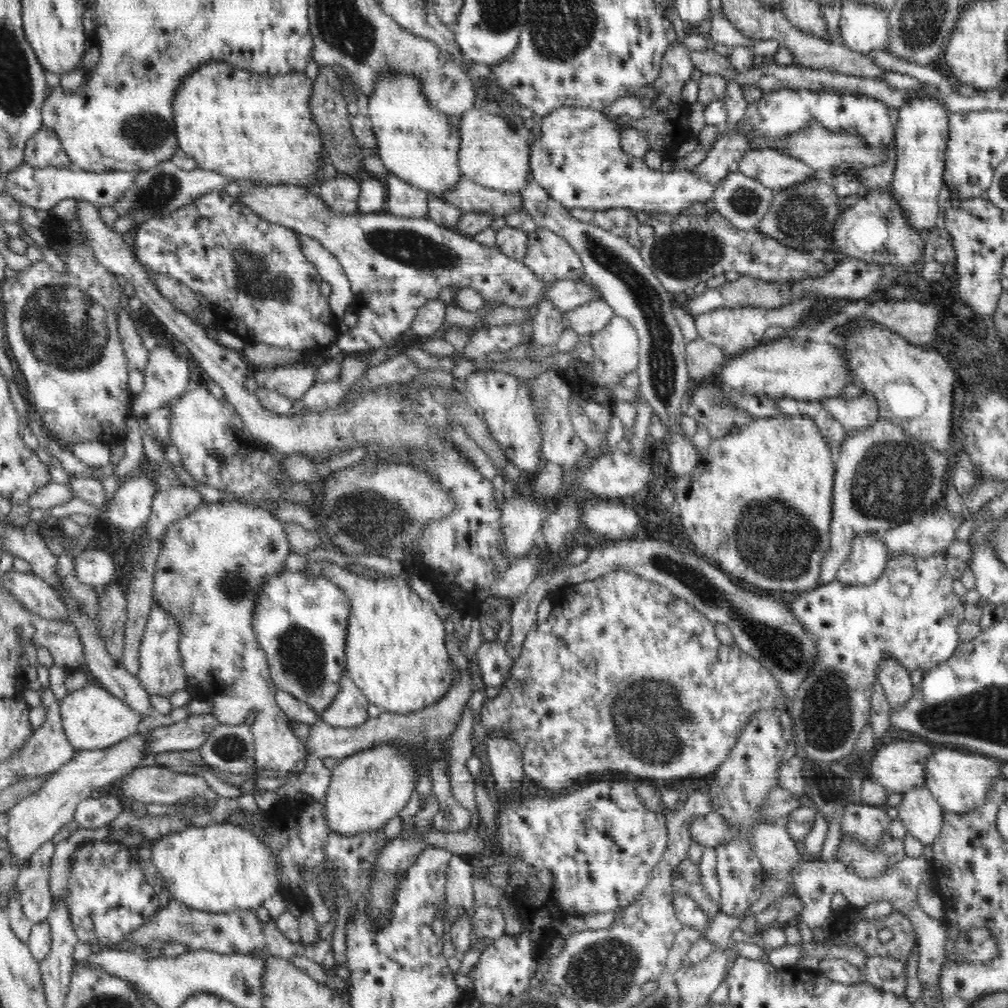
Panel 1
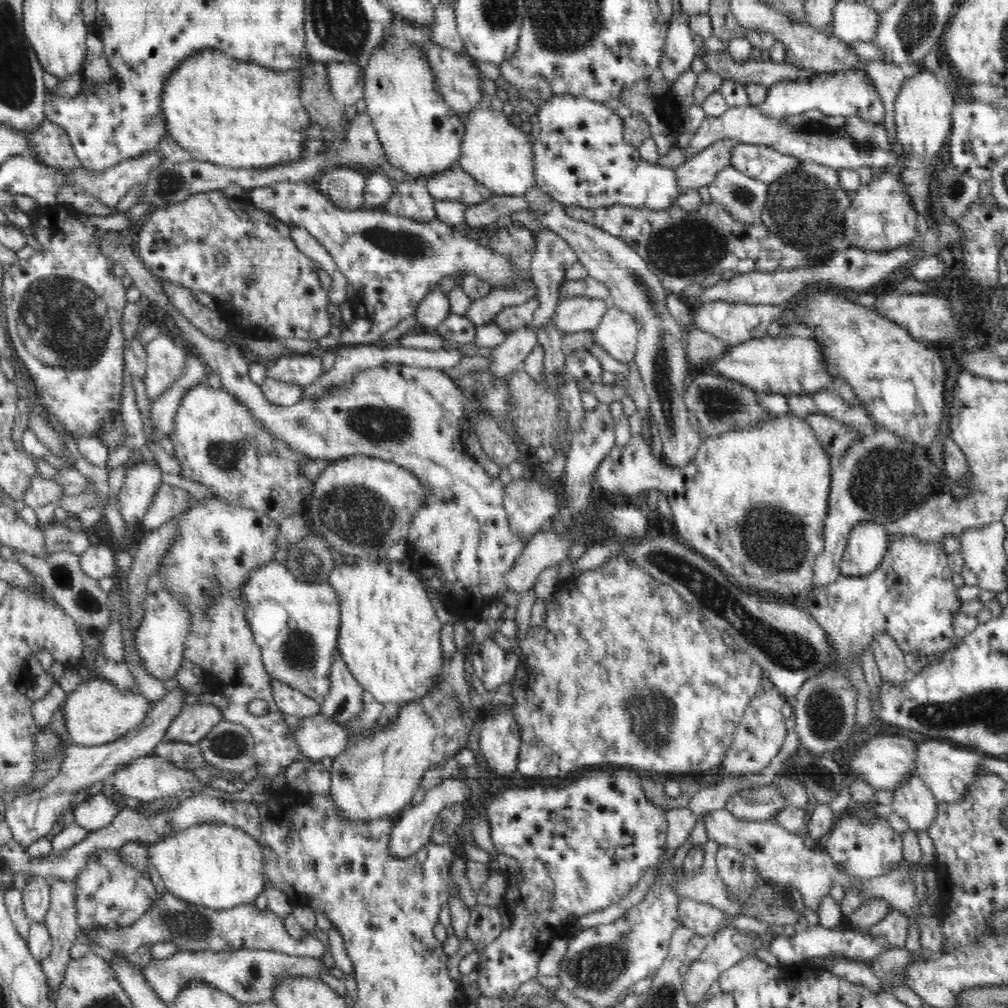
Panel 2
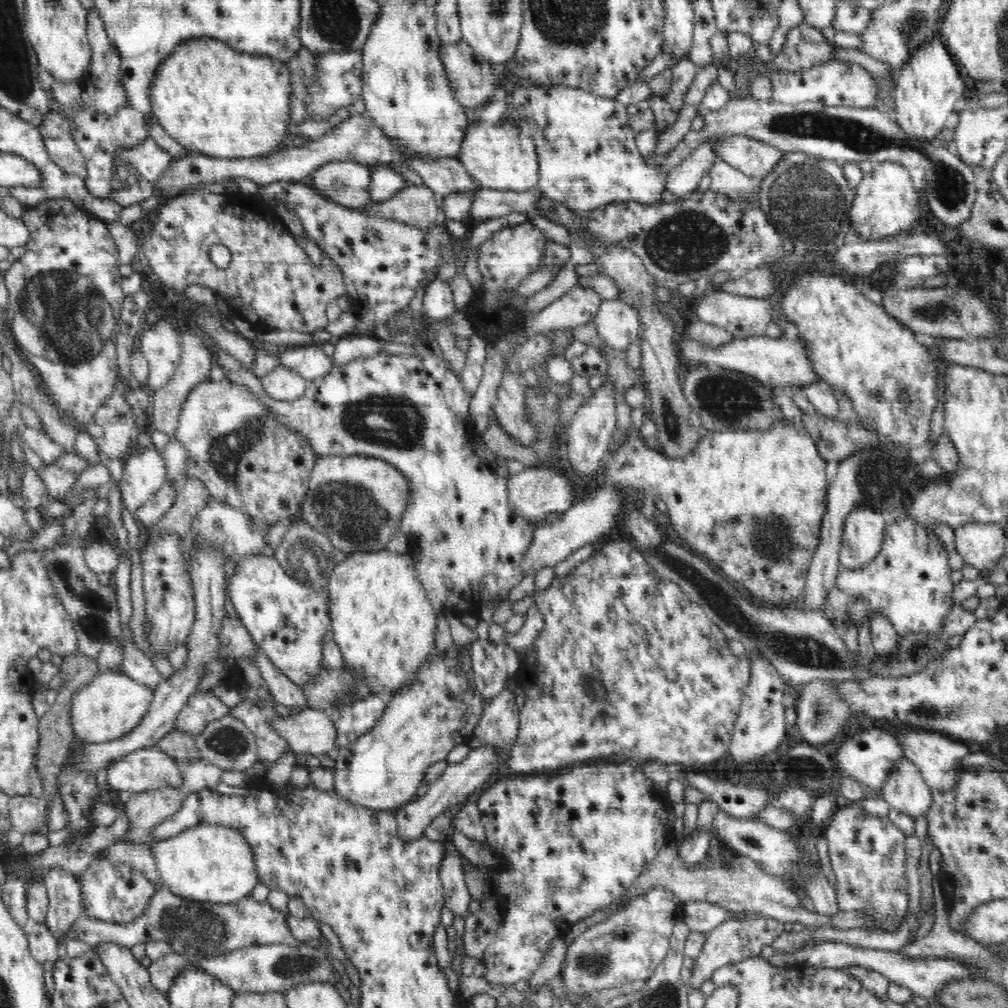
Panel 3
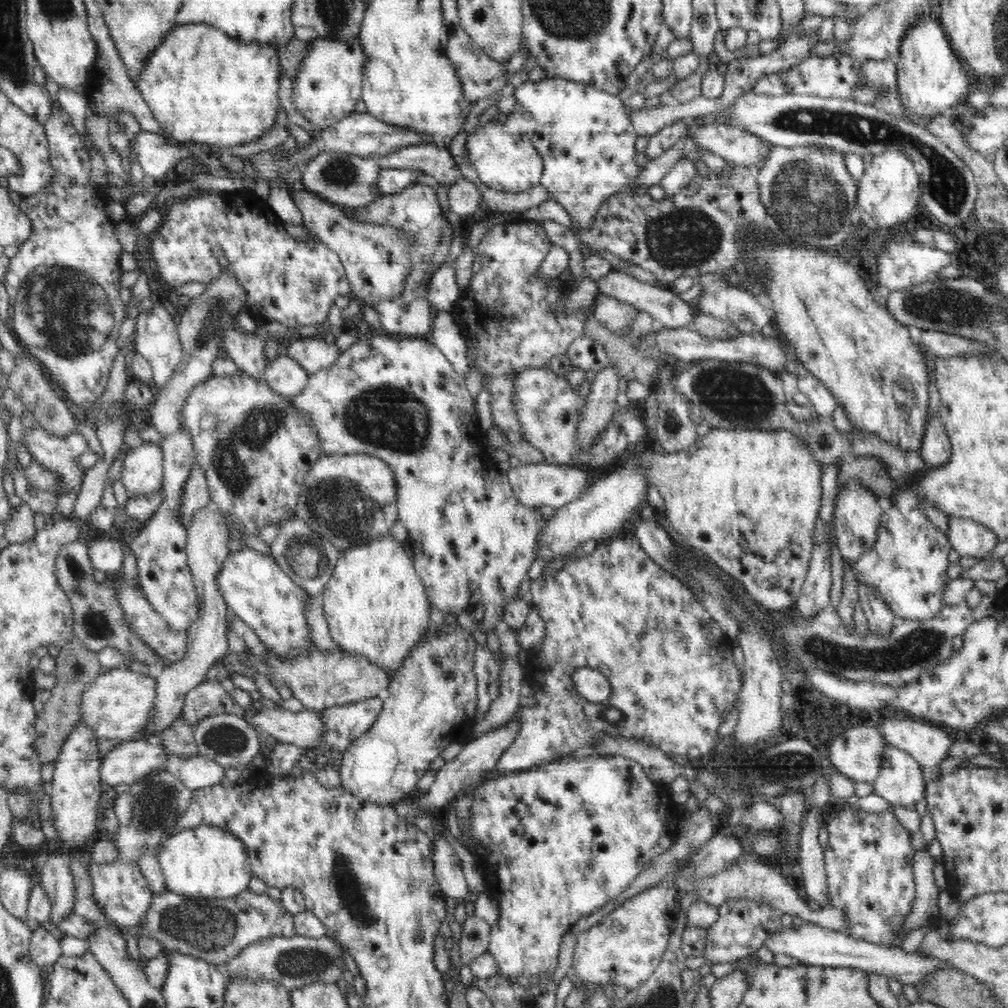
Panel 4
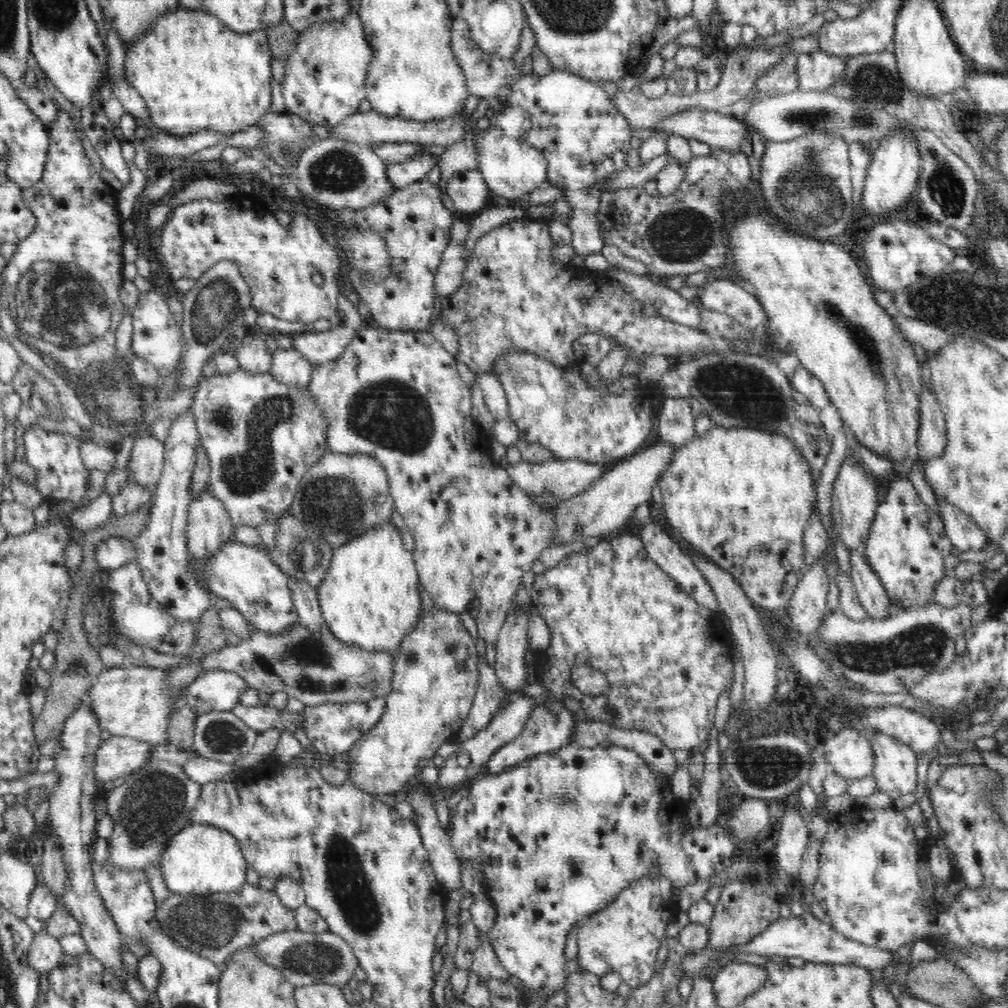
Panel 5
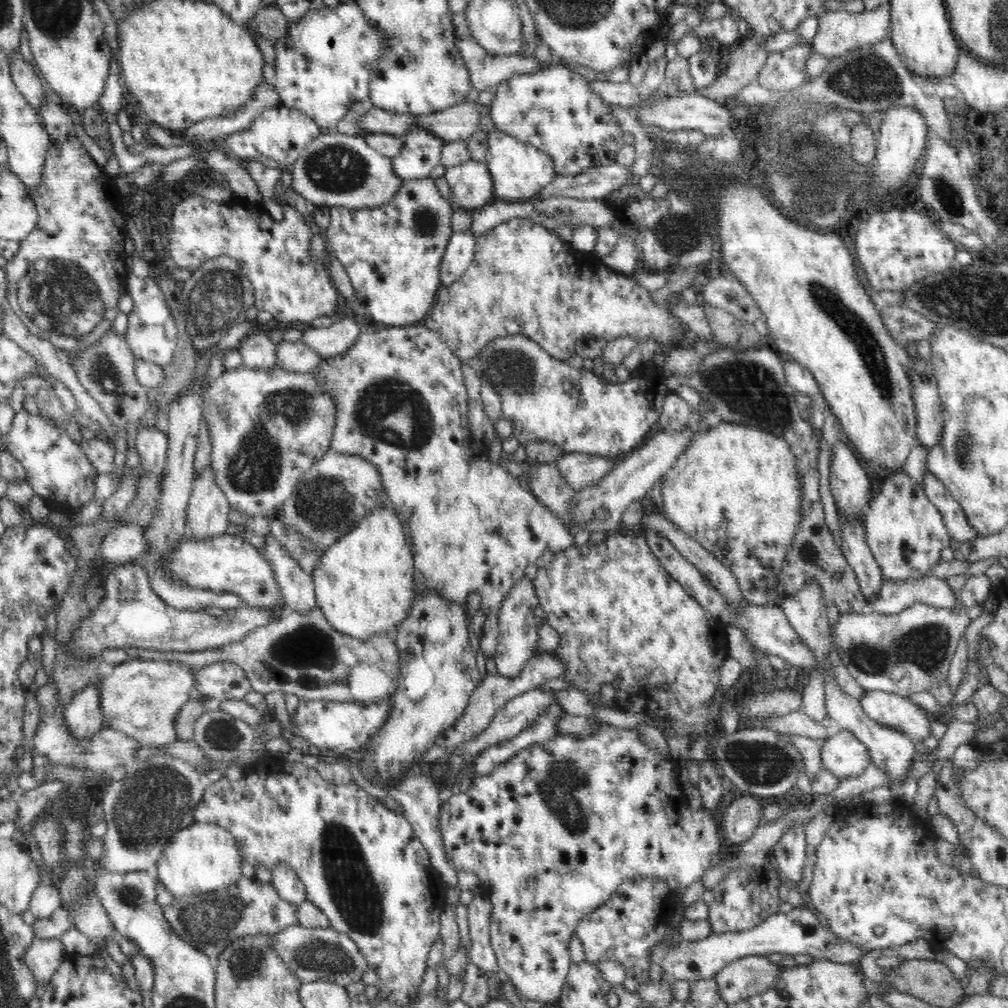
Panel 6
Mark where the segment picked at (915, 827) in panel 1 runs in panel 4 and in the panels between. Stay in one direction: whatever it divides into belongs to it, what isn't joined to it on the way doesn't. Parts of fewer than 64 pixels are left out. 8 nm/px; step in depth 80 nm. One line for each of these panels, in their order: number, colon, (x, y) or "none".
2: (913, 801)
3: (904, 789)
4: (900, 781)

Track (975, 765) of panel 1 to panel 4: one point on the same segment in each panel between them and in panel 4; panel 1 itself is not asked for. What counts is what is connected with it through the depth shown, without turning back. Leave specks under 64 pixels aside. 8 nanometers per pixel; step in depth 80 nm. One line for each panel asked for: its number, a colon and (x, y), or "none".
2: (948, 770)
3: (936, 755)
4: (928, 744)

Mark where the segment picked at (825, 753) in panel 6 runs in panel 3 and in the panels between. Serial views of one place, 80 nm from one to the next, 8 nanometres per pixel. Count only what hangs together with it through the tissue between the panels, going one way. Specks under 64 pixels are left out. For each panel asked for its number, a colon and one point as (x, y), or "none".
3: (868, 756)
4: (857, 752)
5: (850, 754)

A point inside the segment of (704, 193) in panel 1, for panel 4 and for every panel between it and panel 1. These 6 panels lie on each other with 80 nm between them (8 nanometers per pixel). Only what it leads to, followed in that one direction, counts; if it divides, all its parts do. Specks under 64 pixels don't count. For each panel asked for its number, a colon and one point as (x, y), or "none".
2: (581, 158)
3: (587, 156)
4: (584, 135)

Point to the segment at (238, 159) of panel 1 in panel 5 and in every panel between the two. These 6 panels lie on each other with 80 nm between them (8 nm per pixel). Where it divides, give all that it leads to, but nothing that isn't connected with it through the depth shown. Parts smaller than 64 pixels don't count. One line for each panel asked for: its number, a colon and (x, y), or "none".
2: (244, 115)
3: (216, 101)
4: (202, 86)
5: (194, 73)

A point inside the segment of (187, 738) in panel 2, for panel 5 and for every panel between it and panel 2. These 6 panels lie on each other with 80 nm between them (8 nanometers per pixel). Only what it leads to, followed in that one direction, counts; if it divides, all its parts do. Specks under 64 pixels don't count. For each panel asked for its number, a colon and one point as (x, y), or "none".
3: (201, 708)
4: (209, 698)
5: (217, 690)

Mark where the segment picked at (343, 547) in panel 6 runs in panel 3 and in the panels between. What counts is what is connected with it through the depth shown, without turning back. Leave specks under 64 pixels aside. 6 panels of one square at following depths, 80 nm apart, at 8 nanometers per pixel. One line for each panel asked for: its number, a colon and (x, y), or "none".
3: (381, 619)
4: (375, 604)
5: (370, 597)

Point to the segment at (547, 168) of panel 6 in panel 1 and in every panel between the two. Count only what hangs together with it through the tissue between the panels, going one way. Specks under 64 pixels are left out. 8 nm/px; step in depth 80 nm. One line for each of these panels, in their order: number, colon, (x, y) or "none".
1: (492, 154)
2: (496, 153)
3: (495, 153)
4: (511, 164)
5: (511, 168)

